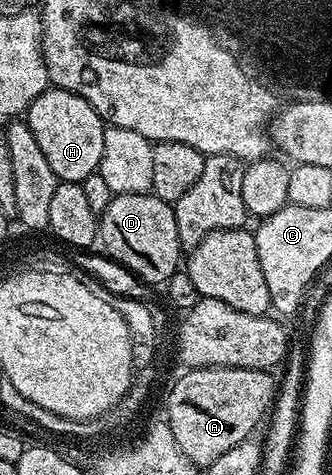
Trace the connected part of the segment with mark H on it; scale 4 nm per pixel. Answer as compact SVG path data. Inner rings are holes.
M52 86L31 102L25 112L25 122L33 137L37 137L37 145L41 145L41 153L45 153L45 161L49 161L56 180L83 184L85 177L98 172L101 149L105 145L105 124L87 99Z

